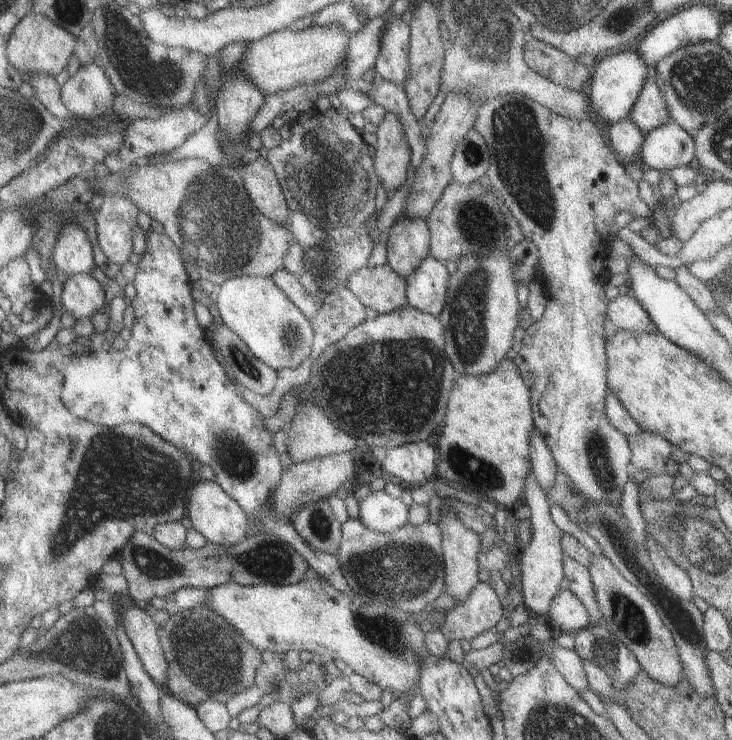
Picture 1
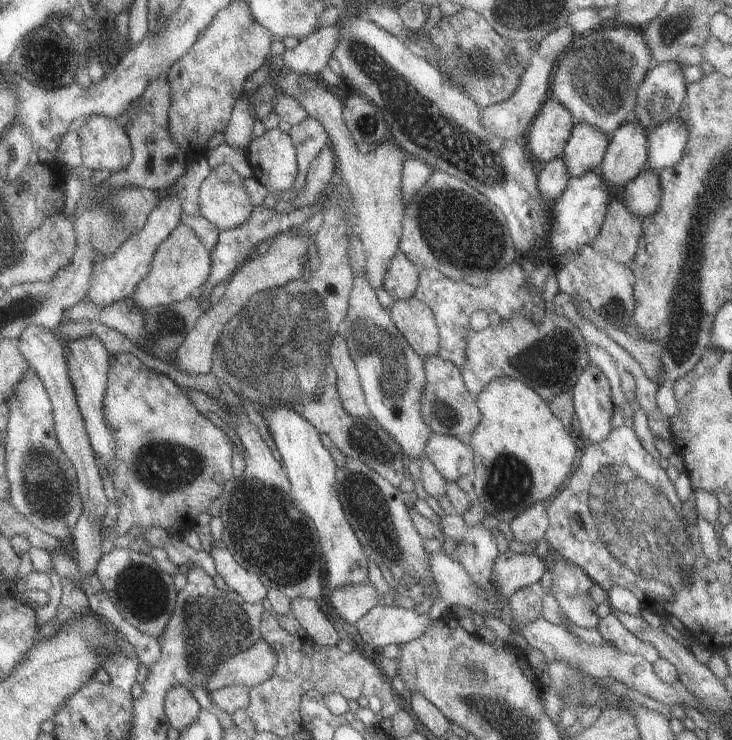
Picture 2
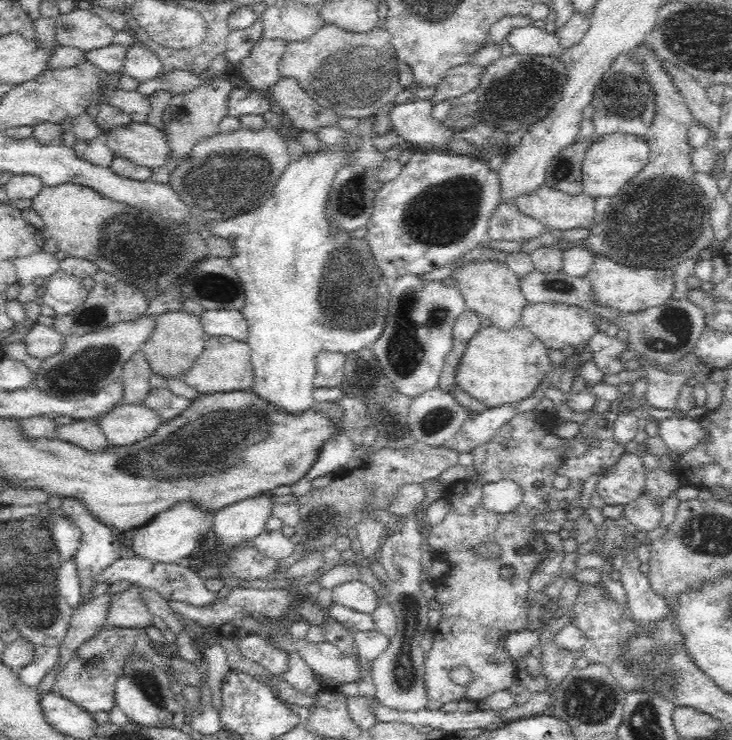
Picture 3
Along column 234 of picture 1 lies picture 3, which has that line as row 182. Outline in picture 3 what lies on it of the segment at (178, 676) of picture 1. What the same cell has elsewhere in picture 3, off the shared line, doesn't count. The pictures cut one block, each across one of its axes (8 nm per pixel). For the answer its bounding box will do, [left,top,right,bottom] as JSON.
[584,45,714,270]

